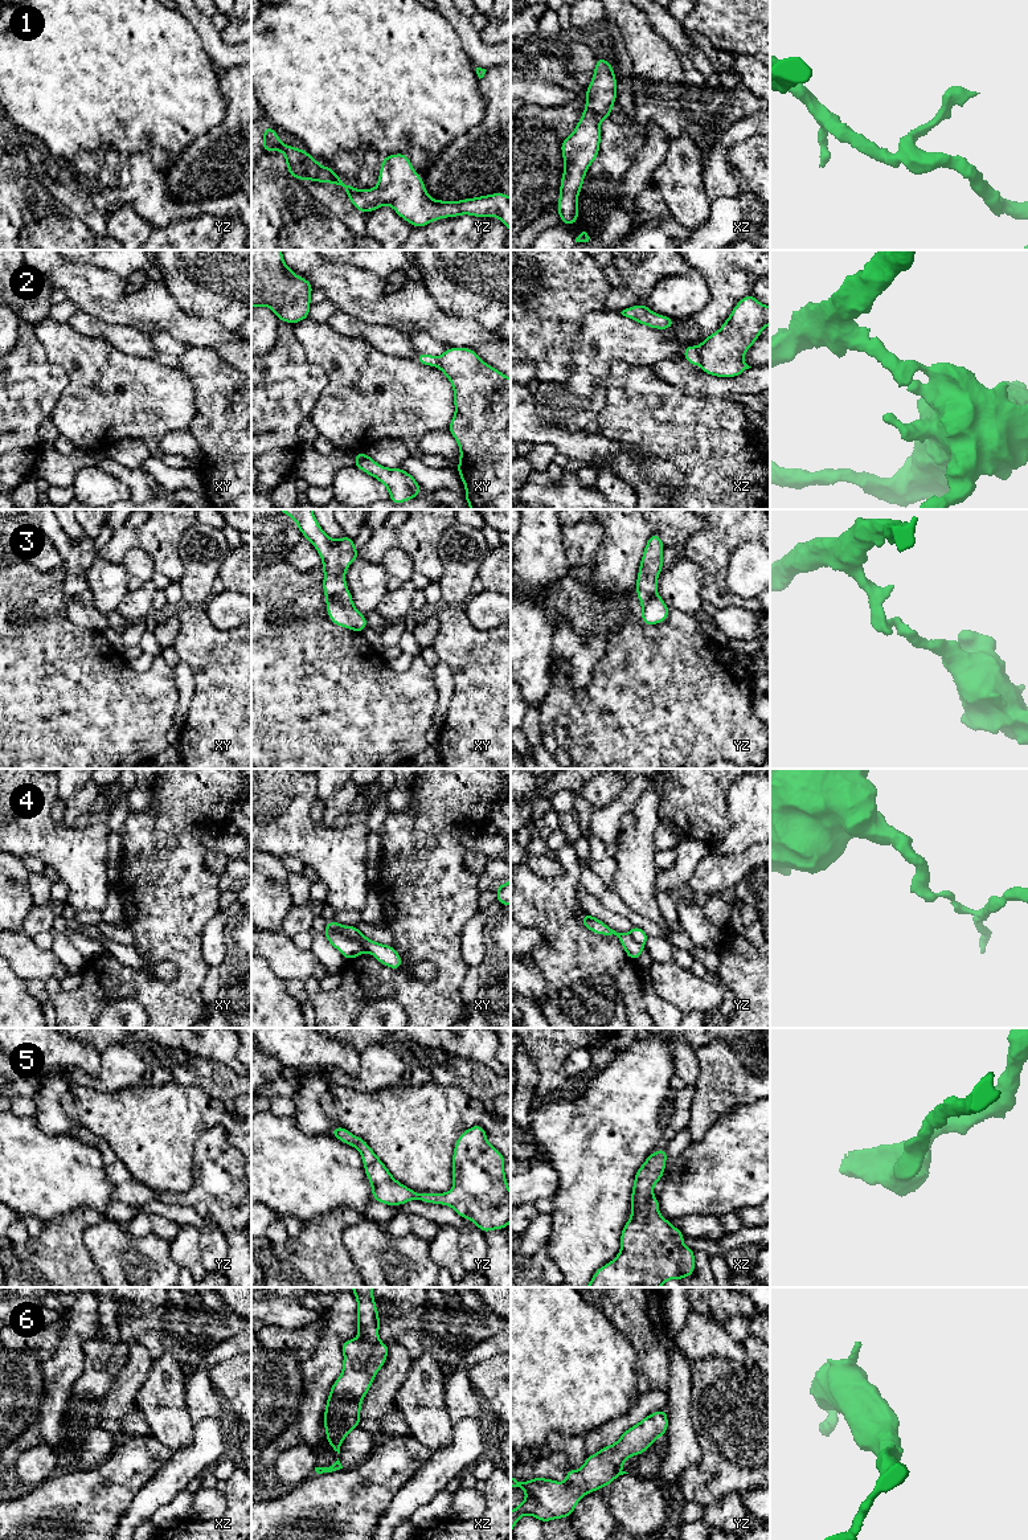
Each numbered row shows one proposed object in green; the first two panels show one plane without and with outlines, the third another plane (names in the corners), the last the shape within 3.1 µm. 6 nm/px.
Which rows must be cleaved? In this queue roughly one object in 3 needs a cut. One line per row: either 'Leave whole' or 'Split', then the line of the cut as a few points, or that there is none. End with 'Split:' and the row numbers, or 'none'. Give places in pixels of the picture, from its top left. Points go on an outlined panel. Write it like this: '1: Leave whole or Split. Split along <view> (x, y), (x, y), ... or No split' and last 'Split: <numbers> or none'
1: Leave whole. No split
2: Split. Split along xz (697, 347), (700, 359)
3: Leave whole. No split
4: Split. Split along xy (327, 926), (356, 940), (365, 949)
5: Leave whole. No split
6: Leave whole. No split
Split: 2, 4

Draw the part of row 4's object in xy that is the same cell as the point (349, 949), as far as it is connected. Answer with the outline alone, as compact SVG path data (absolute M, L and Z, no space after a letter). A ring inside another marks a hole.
M325 927L323 934L328 942L343 954L347 961L351 961L365 951L364 946L360 942L351 939L335 930L331 930L329 927Z

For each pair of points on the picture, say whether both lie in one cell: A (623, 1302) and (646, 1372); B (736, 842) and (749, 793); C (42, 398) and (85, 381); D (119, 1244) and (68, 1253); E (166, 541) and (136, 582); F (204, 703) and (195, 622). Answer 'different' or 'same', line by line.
A: same
B: same
C: different
D: different
E: different
F: same

